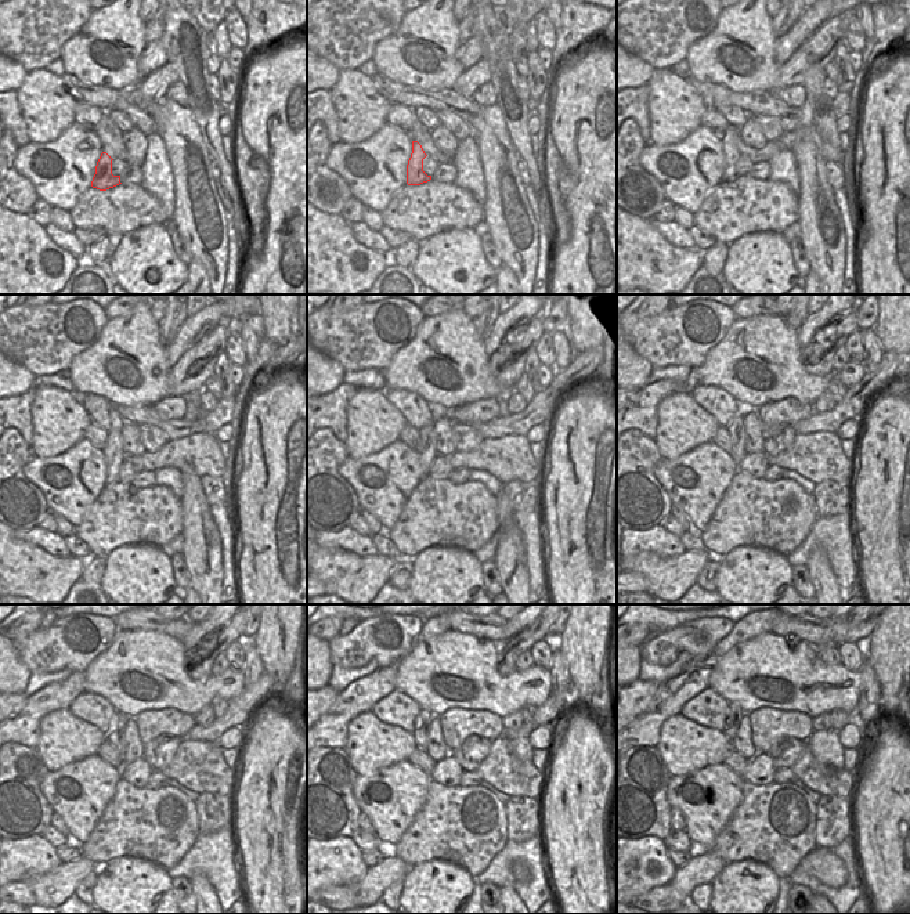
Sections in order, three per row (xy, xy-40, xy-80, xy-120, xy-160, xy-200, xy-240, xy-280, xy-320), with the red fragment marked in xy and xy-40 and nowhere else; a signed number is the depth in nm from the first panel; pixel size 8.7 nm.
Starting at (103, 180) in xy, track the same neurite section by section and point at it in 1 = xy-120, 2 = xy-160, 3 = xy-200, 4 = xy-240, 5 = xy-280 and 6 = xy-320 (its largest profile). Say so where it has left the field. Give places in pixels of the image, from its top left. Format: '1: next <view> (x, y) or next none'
1: next xy-120 (114, 452)
2: next xy-160 (426, 451)
3: next xy-200 (736, 429)
4: next xy-240 (115, 733)
5: next xy-280 (422, 725)
6: next xy-320 (735, 711)

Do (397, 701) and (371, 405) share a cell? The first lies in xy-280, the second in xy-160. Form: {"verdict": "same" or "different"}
{"verdict": "different"}

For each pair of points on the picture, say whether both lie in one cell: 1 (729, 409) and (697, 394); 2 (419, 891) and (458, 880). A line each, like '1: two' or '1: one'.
1: one
2: one

